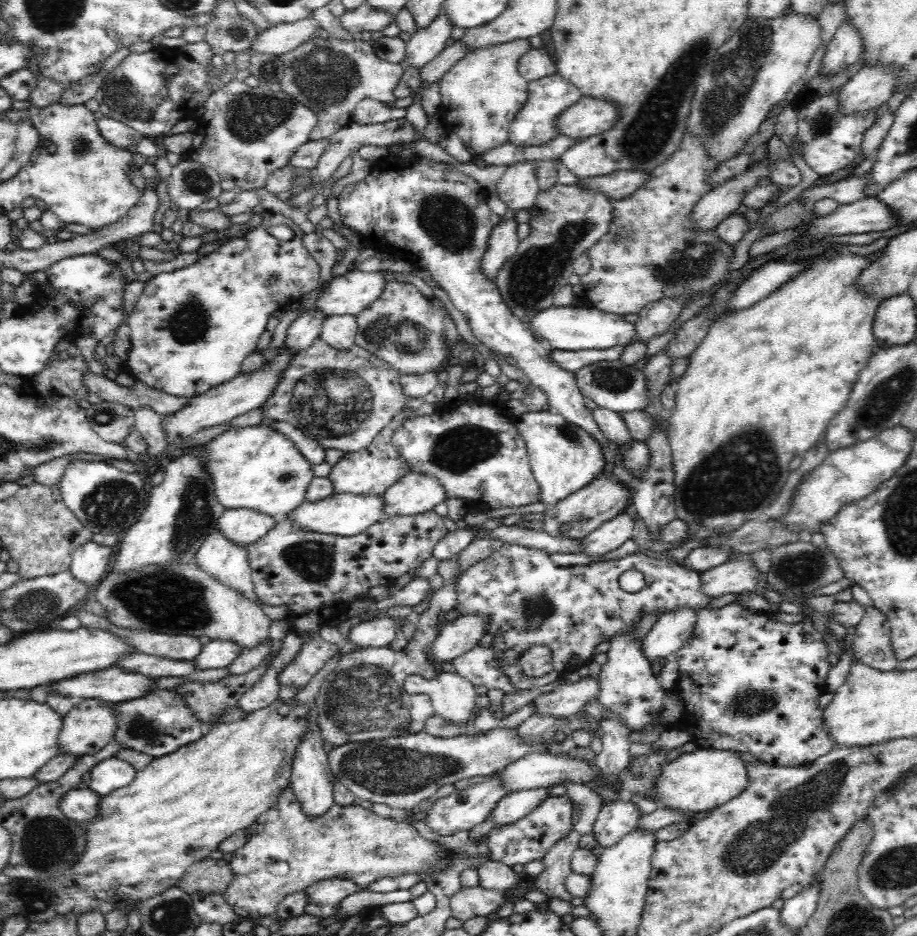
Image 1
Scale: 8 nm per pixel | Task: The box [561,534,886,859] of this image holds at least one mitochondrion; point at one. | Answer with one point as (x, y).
(798, 569)

